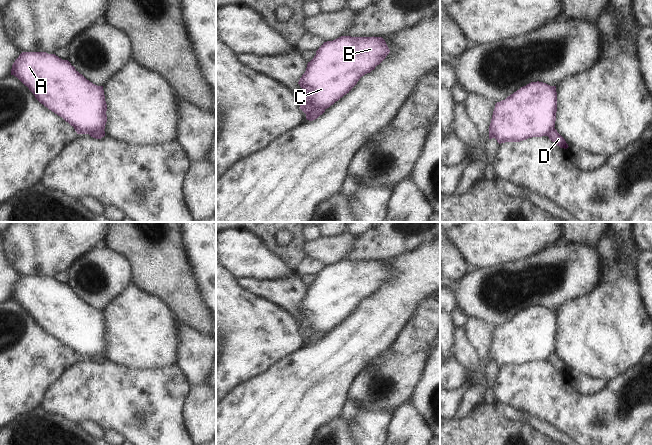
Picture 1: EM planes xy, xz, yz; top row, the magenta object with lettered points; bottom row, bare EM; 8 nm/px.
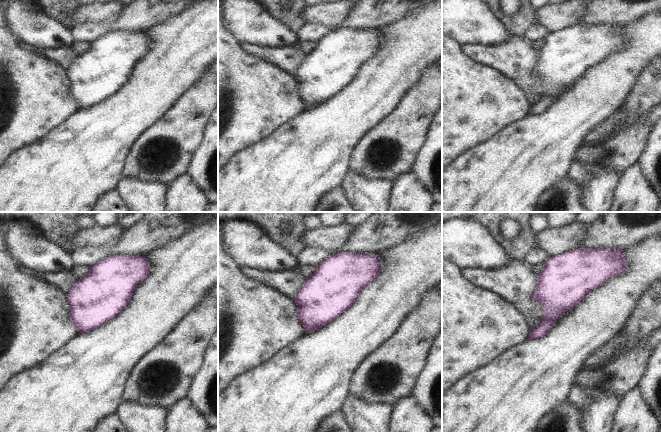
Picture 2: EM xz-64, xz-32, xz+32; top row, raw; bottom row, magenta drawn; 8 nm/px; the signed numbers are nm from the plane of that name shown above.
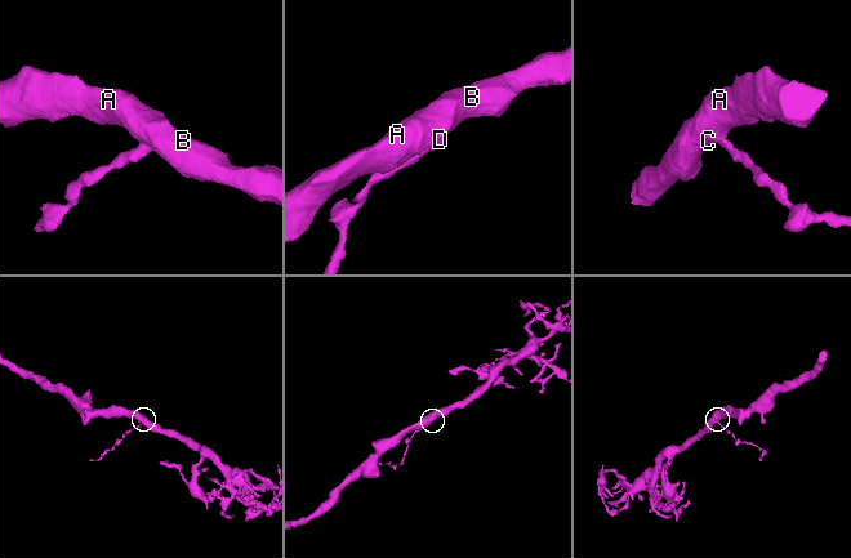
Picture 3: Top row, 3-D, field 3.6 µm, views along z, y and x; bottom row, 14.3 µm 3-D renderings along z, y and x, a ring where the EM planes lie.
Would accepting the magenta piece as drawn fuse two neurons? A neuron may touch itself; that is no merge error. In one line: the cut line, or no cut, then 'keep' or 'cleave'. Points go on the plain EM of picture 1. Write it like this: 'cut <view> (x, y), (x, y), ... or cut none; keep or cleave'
cut xz (324, 332), (314, 332), (306, 338); cleave

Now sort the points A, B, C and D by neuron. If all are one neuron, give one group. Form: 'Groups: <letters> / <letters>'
Groups: A B C / D

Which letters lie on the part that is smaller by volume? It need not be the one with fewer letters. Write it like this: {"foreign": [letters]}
{"foreign": ["D"]}

